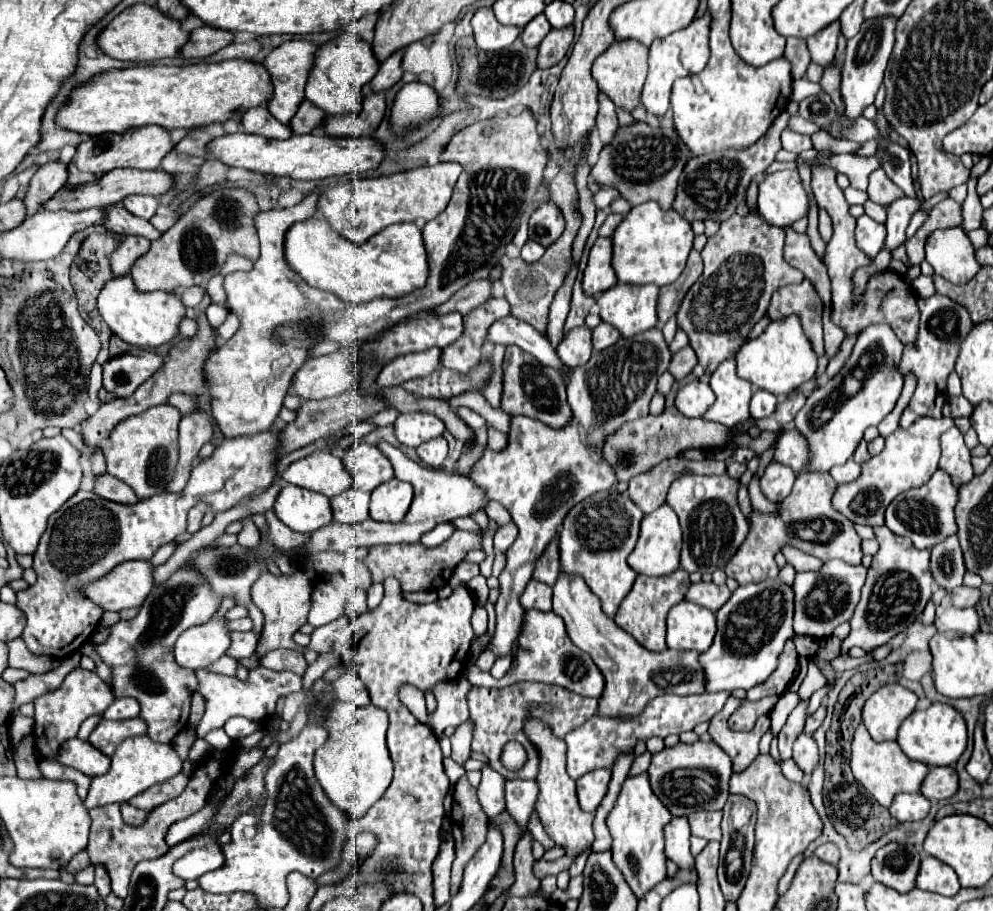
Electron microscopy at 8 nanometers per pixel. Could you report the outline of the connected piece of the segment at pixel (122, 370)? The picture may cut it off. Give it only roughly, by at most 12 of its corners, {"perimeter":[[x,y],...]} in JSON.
{"perimeter":[[149,350],[103,364],[107,392],[127,398],[161,366]]}

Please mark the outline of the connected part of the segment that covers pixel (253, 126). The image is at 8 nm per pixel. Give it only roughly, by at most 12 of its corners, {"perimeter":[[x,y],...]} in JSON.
{"perimeter":[[265,106],[247,110],[241,124],[249,134],[289,138],[287,124],[275,120]]}

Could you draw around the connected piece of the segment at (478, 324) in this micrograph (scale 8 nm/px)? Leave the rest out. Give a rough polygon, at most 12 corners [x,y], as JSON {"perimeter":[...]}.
{"perimeter":[[505,298],[465,314],[443,366],[467,374],[481,358],[489,326],[509,316]]}

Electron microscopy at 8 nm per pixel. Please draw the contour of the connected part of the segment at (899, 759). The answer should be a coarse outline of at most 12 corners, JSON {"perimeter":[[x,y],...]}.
{"perimeter":[[859,724],[849,766],[885,808],[895,792],[919,792],[927,764]]}

